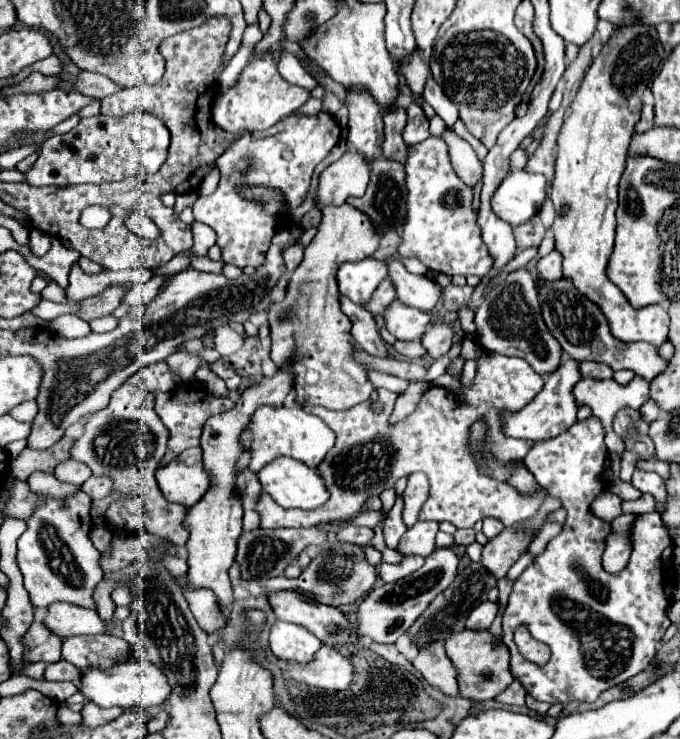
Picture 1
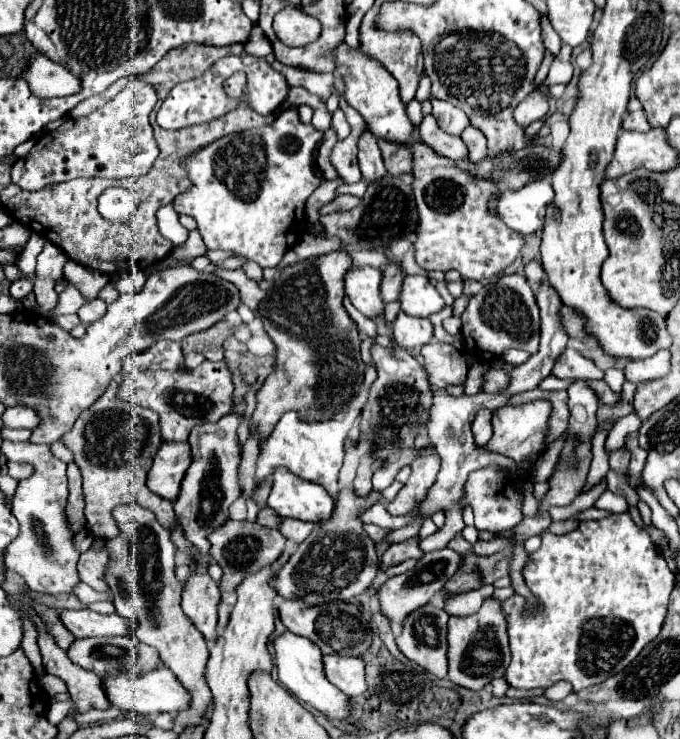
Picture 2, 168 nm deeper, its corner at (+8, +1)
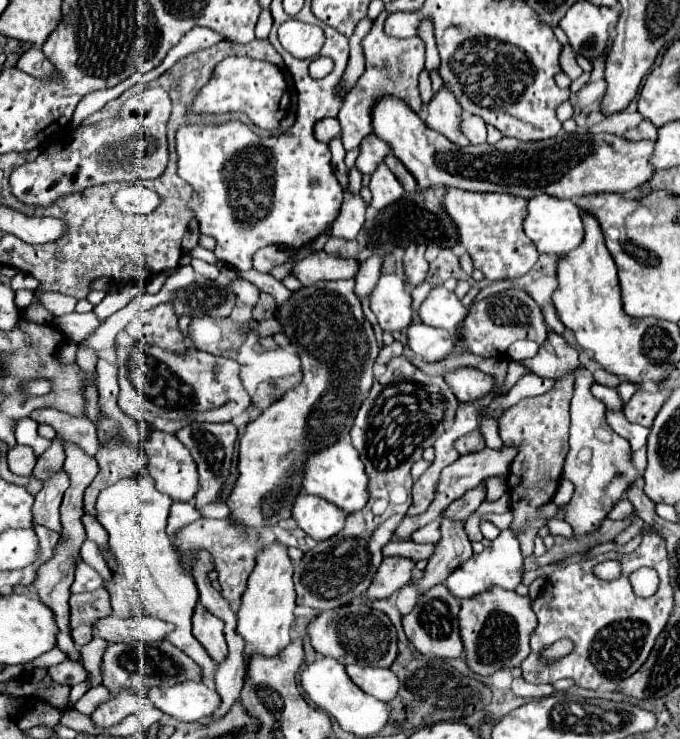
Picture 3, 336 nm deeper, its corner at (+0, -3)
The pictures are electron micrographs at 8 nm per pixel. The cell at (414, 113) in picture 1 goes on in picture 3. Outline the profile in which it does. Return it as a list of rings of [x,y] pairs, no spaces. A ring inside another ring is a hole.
[[[426,70],[420,74],[420,96],[422,96],[422,102],[428,104],[432,100],[432,86],[430,86],[430,76],[426,74]]]

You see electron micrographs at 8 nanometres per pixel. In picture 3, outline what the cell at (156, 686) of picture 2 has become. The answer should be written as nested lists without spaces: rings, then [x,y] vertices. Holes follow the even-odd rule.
[[[184,680],[172,686],[154,686],[148,690],[148,700],[160,712],[180,722],[200,722],[216,710],[220,696],[200,680]]]

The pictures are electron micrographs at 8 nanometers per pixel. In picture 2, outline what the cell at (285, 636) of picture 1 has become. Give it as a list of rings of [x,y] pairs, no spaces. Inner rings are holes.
[[[284,632],[280,638],[274,642],[274,654],[278,660],[278,680],[302,702],[314,706],[322,714],[326,714],[330,720],[344,720],[352,712],[350,696],[344,696],[344,692],[328,682],[324,676],[324,662],[322,662],[322,652],[320,648],[310,642],[308,638],[296,636],[292,632]]]

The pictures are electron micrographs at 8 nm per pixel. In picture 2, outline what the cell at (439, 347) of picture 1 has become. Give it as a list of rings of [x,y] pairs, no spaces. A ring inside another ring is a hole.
[[[430,342],[422,348],[424,368],[428,372],[428,380],[434,388],[460,386],[466,382],[468,366],[466,358],[450,344]]]

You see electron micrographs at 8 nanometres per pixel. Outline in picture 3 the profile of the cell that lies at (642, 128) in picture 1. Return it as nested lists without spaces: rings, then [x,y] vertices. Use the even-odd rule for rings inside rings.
[[[642,120],[636,128],[626,130],[626,132],[624,132],[624,136],[626,136],[626,138],[630,138],[630,140],[644,140],[644,138],[648,138],[648,140],[656,140],[658,130],[654,128],[654,124],[652,124],[650,120]]]

